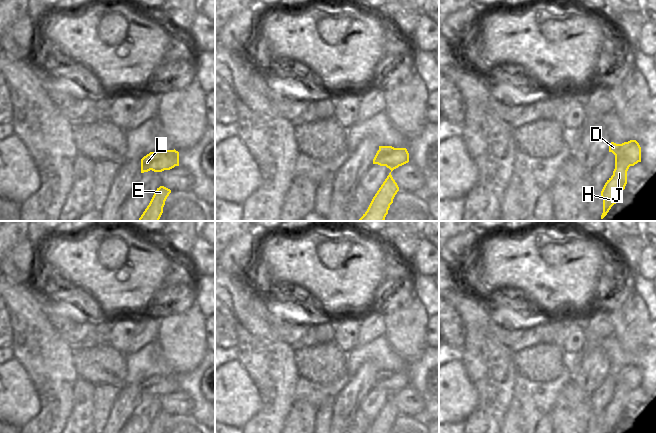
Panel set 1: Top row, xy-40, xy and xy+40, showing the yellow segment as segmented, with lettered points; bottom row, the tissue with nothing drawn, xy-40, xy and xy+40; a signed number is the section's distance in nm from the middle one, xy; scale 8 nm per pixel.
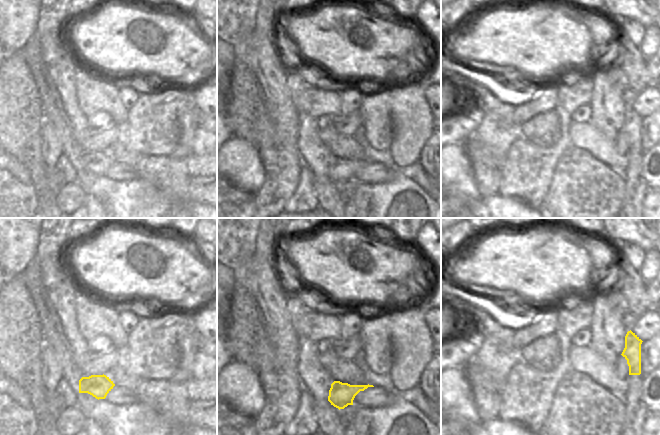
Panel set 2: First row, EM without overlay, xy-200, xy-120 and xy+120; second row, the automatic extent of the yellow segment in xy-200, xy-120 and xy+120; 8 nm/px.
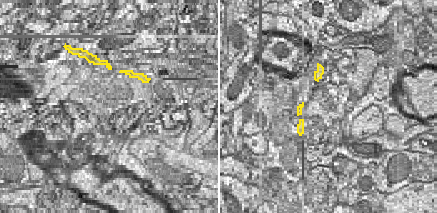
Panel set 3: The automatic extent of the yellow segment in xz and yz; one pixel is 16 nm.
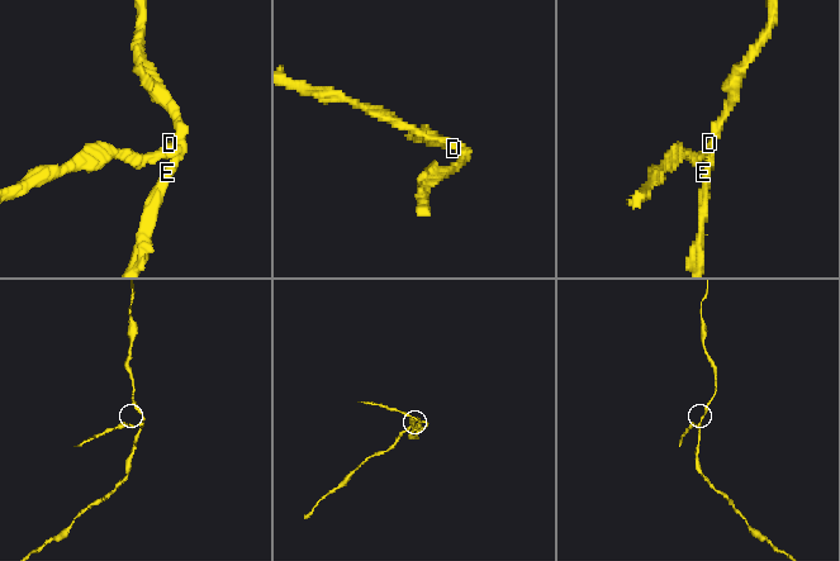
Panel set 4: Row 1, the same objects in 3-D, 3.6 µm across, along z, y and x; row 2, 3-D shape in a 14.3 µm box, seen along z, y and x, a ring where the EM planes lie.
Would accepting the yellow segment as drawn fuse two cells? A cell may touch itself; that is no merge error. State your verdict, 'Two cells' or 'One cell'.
Two cells.

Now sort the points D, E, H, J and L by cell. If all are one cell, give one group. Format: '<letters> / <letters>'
D E H J / L

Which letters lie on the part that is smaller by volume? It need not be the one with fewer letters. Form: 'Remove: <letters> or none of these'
Remove: L.

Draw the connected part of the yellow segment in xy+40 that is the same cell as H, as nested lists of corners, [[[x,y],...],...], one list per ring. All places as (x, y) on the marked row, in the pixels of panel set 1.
[[[630,140],[622,144],[611,142],[609,152],[615,155],[615,169],[613,175],[607,180],[601,191],[603,199],[601,219],[617,203],[617,199],[625,189],[629,167],[641,162],[641,147],[636,140]]]

